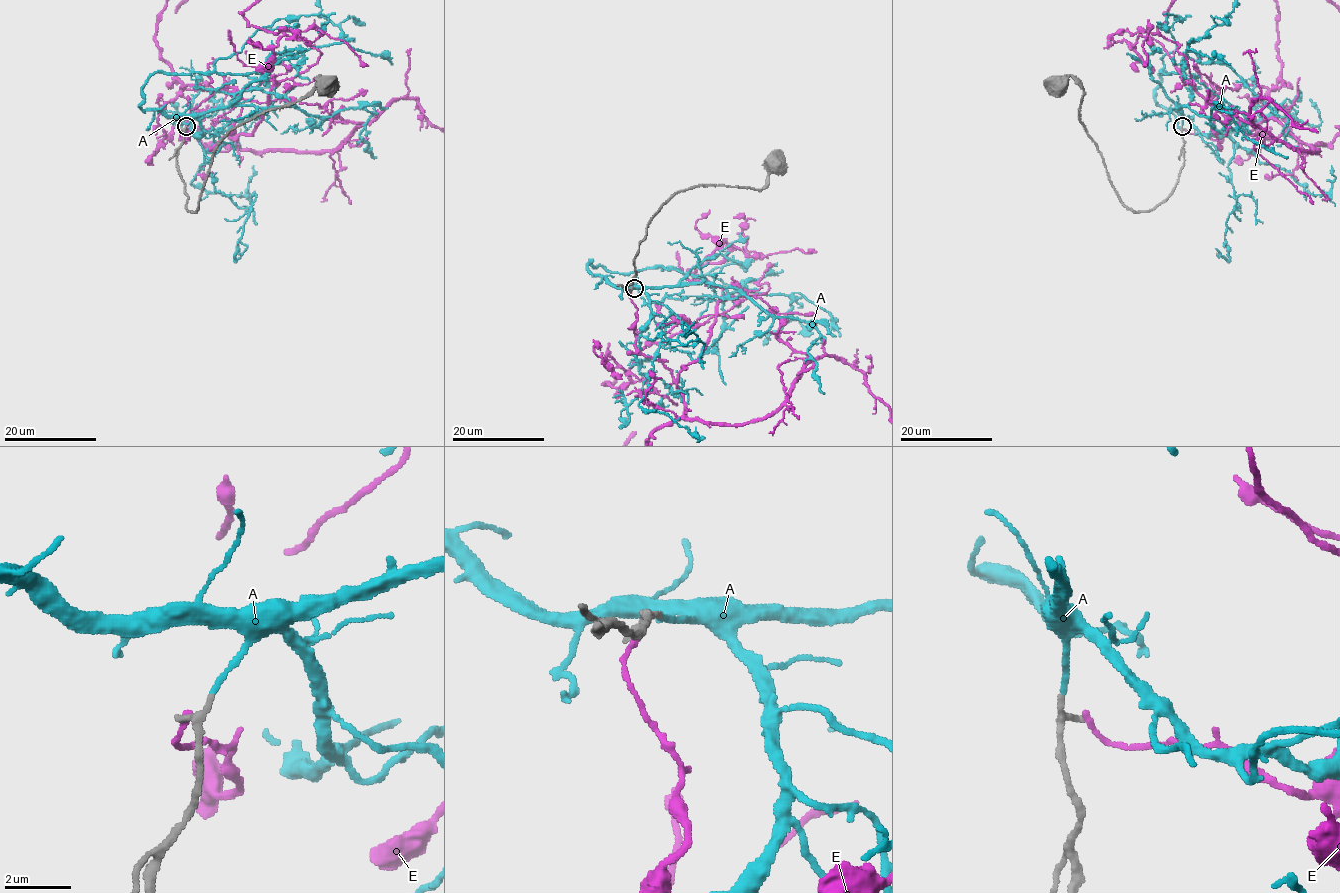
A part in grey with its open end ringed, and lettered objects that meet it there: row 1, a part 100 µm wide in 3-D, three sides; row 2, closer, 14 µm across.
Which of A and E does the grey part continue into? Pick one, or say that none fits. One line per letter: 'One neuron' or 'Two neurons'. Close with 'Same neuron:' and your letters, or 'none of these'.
A: One neuron
E: Two neurons
Same neuron: A

